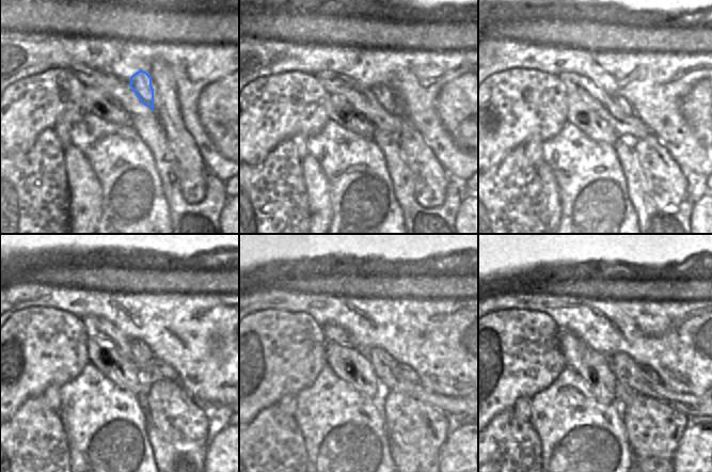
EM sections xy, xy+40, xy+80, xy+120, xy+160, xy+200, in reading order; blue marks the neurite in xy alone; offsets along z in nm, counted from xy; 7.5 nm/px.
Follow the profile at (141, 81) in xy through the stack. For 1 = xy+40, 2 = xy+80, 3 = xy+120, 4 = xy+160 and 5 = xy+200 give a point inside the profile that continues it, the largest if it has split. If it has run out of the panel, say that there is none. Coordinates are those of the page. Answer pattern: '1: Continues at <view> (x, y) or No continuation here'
1: Continues at xy+40 (383, 95)
2: Continues at xy+80 (621, 103)
3: Continues at xy+120 (142, 356)
4: Continues at xy+160 (385, 368)
5: Continues at xy+200 (626, 371).

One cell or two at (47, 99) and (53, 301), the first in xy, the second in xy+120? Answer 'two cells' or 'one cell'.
two cells

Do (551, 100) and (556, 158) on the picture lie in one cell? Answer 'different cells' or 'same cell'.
different cells

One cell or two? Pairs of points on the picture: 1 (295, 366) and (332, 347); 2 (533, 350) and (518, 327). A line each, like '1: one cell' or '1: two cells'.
1: two cells
2: one cell

